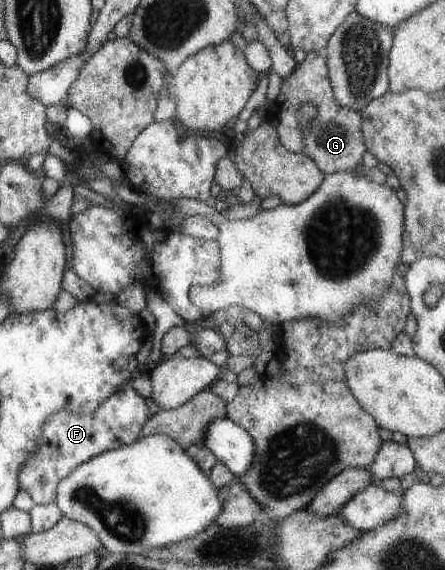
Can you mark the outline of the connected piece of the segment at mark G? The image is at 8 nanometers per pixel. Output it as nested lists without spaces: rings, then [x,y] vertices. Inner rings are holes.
[[[306,54],[302,63],[296,64],[286,79],[281,79],[277,99],[266,111],[265,120],[275,130],[278,144],[285,151],[304,152],[324,175],[350,172],[360,163],[362,155],[367,151],[360,132],[360,115],[337,105],[327,79],[325,57],[322,55]],[[302,100],[311,102],[317,110],[316,118],[311,122],[308,132],[300,132],[295,121],[295,112]]]

